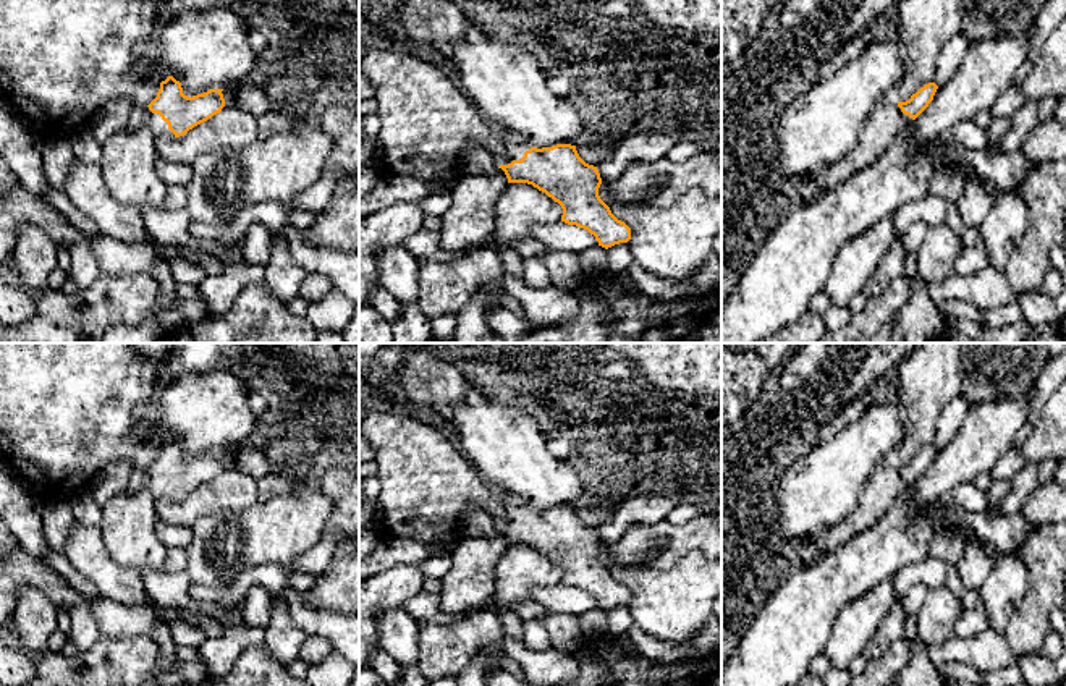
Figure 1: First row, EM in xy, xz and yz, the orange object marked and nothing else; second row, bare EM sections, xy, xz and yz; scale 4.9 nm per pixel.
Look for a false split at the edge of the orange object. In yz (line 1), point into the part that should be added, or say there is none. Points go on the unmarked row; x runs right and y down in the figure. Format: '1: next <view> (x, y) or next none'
1: next yz (887, 482)

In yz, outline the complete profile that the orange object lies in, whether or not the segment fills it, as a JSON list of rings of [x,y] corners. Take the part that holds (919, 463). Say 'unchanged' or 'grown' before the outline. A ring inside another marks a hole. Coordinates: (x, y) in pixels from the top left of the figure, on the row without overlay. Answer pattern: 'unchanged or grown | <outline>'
grown | [[[929,445],[906,464],[880,464],[864,485],[856,510],[810,542],[815,557],[833,552],[841,544],[874,526],[893,506],[896,498],[929,469],[937,451],[935,445]]]

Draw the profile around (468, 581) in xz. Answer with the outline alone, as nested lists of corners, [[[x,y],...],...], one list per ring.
[[[501,531],[493,537],[463,537],[442,578],[440,608],[456,615],[485,603],[495,594],[495,566],[508,548]]]

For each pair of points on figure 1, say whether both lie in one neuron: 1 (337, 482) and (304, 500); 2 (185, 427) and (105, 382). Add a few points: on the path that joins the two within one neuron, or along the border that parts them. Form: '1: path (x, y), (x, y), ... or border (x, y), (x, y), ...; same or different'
1: border (322, 491), (335, 502), (329, 523); different
2: border (167, 381), (157, 411), (139, 426), (157, 445); different

